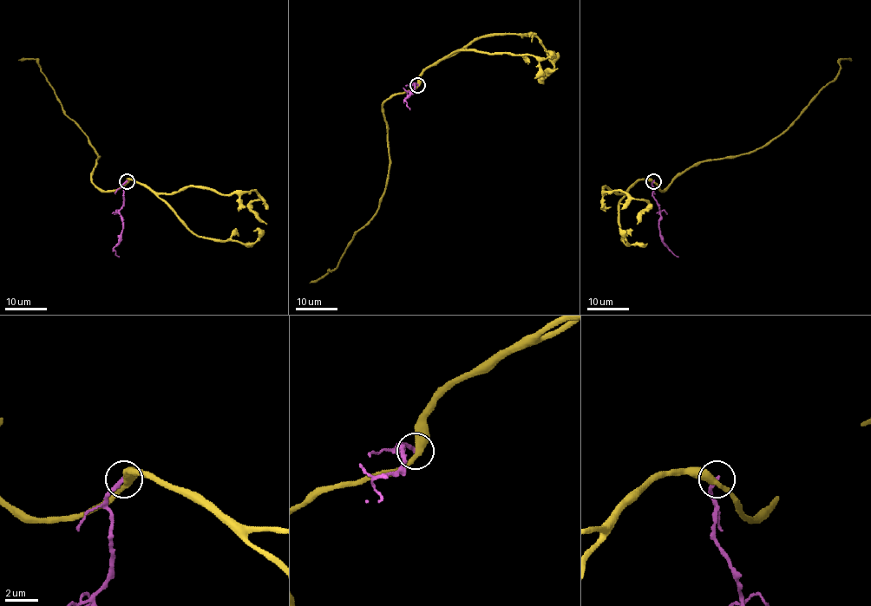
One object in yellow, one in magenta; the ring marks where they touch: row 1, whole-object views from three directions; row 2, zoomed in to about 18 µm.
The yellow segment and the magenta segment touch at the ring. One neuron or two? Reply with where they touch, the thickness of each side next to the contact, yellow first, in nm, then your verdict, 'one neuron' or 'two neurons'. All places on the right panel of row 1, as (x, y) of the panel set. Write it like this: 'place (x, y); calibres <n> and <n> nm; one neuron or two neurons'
place (653, 181); calibres 440 and 280 nm; two neurons

